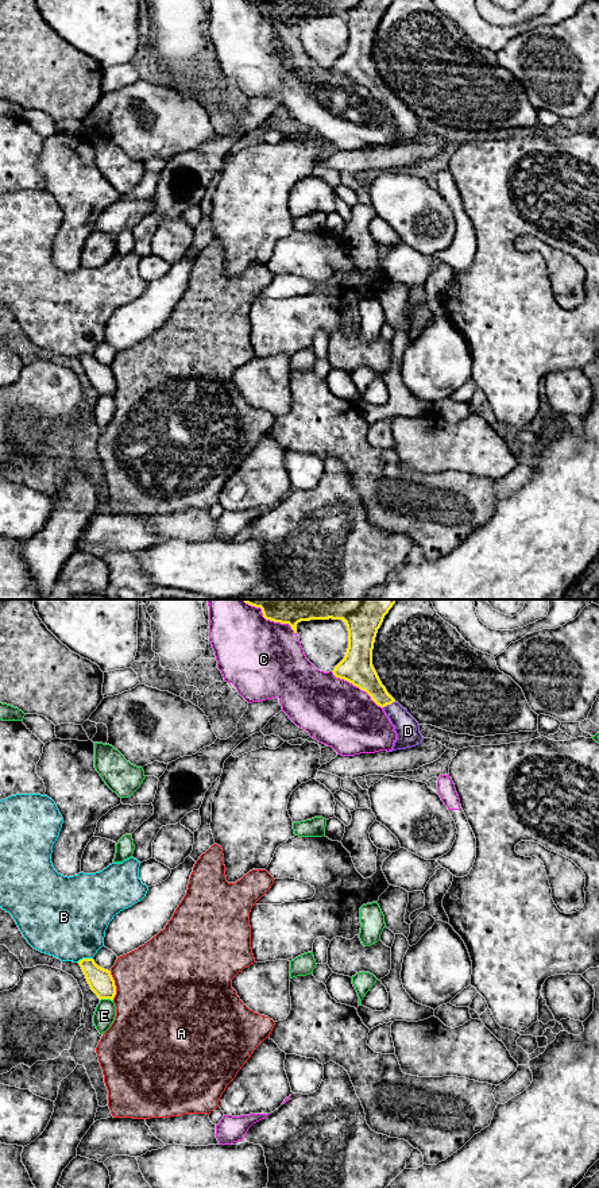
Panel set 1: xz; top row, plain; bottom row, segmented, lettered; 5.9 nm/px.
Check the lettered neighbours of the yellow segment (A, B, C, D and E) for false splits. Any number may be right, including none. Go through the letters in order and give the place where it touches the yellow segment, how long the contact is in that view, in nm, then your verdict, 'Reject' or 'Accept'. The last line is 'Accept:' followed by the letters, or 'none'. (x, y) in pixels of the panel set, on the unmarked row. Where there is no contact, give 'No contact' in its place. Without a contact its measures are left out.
A: Touches yellow at xz (115, 381). Shared border 180 nm. Reject
B: Touches yellow at xz (84, 354). Shared border 100 nm. Reject
C: Touches yellow at xz (356, 81). Shared border 380 nm. Reject
D: Touches yellow at xz (389, 99). Shared border 80 nm. Accept
E: Touches yellow at xz (105, 393). Shared border 80 nm. Reject
Accept: D

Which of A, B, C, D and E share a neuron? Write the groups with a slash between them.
A / B / C / D / E

